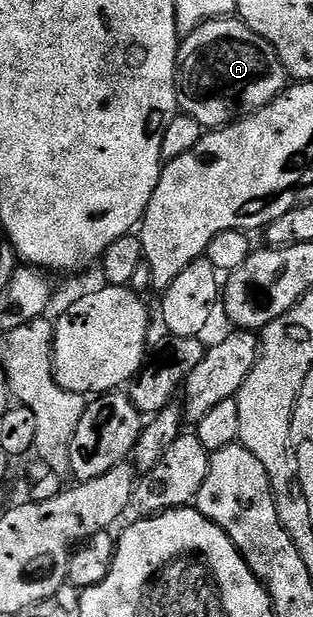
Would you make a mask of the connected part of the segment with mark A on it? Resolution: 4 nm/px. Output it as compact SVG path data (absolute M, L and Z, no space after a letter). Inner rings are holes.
M237 17L213 18L202 22L190 34L181 39L178 48L178 104L181 113L192 116L204 128L230 126L239 118L247 118L264 108L276 96L280 96L288 85L288 75L276 48L268 44L252 28L248 28Z

